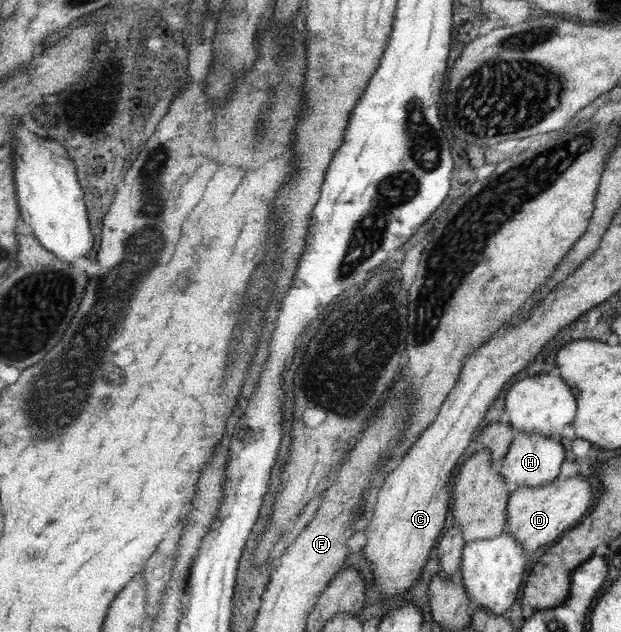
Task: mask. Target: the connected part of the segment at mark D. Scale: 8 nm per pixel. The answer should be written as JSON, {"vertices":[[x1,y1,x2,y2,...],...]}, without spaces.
{"vertices":[[581,475,560,477,542,487,522,486,513,491,510,496,509,524,505,533,517,538,525,546,527,555,530,555,541,546,560,540,584,520,584,514,588,514,586,510,594,504,594,498,596,498,596,492,592,482]]}

